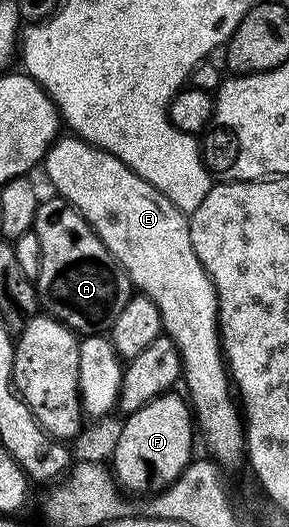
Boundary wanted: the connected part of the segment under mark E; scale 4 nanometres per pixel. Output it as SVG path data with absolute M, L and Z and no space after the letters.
M66 134L54 141L54 145L46 151L44 169L50 179L53 190L75 208L90 224L92 230L100 238L100 242L111 252L112 258L126 272L130 283L139 293L152 302L156 302L156 310L160 310L160 318L165 335L176 342L178 353L182 359L182 380L186 384L189 403L196 417L196 428L200 440L206 443L211 457L219 465L243 463L246 438L244 421L232 391L232 381L226 366L226 357L222 355L222 338L218 335L218 295L210 276L204 270L200 258L196 258L196 250L192 250L190 222L187 213L182 212L175 204L168 202L164 194L160 194L144 178L140 178L124 162L117 160L112 153L96 148L93 144L73 135Z

